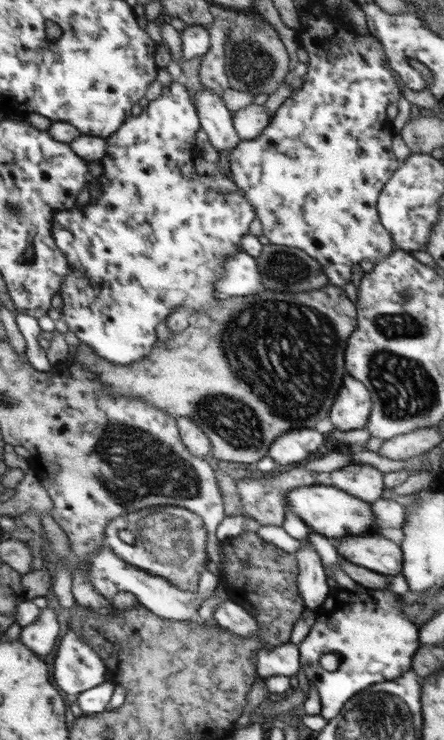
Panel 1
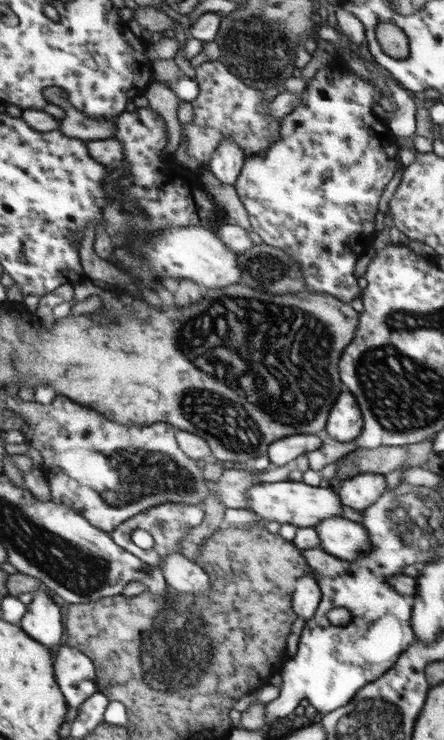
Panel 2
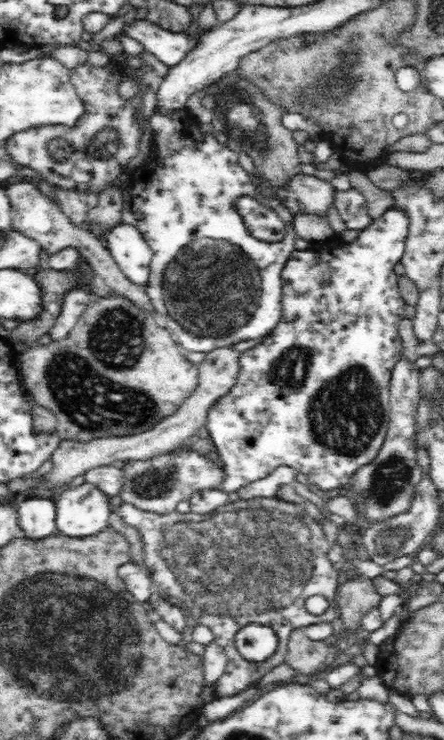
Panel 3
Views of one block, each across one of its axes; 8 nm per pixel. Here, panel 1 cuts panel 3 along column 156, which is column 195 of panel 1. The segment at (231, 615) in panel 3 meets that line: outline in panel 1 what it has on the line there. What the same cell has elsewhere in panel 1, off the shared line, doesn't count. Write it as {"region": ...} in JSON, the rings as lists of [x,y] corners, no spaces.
{"region":[[[160,505],[152,508],[146,508],[136,514],[126,514],[110,522],[108,532],[105,534],[105,545],[122,559],[135,564],[140,568],[146,569],[146,572],[157,576],[170,579],[174,585],[180,589],[196,593],[200,590],[200,578],[204,570],[210,563],[210,554],[208,554],[208,528],[204,524],[204,518],[197,513],[191,512],[183,507],[173,507],[172,505]]]}

